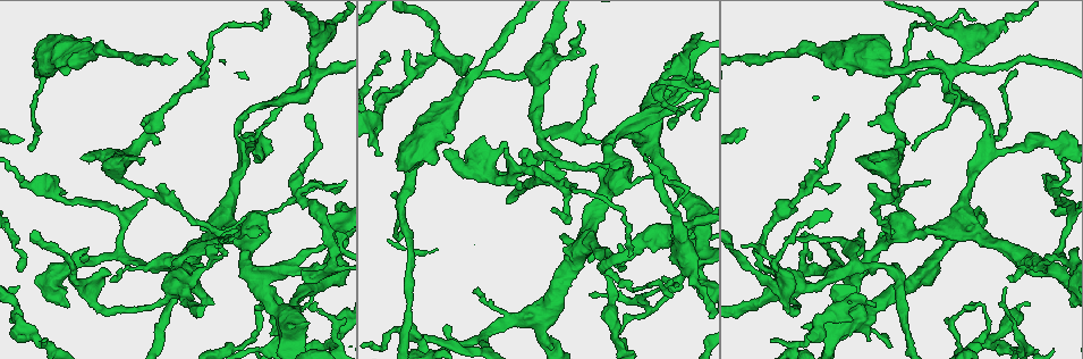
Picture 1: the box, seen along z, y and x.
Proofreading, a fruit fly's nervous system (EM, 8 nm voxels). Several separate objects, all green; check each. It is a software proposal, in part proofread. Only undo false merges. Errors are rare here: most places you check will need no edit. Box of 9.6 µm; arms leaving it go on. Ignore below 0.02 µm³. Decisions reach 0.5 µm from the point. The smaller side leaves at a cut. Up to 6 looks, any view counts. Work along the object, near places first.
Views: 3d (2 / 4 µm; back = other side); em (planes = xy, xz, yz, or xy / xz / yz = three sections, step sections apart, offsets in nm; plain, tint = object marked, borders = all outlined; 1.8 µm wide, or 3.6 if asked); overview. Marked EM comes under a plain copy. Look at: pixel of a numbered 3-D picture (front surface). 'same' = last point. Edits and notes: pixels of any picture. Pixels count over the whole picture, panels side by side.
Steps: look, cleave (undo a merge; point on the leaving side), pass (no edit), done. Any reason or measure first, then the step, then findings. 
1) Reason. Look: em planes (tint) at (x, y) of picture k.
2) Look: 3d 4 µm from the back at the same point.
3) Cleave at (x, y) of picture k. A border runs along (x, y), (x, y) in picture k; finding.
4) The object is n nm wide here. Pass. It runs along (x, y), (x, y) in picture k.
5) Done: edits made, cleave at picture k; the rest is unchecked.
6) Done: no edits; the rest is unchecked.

Three-way junction. Look: em planes (borders) at (265, 290) of picture 1.

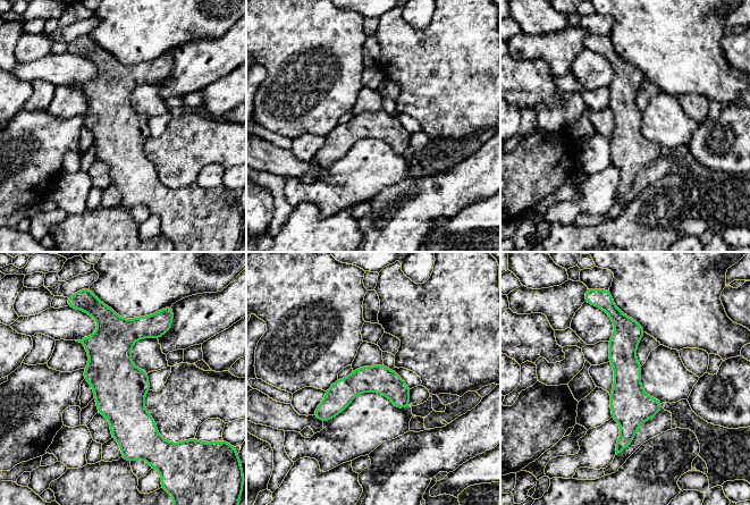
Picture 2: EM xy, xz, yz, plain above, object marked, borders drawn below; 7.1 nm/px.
The object is 190 nm wide here. Pass. It runs along (107, 312), (125, 447) in picture 2; one neuron here.

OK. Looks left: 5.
Four-way junction. Look: em 3.6 µm planes (tint) at (169, 295) of picture 1.

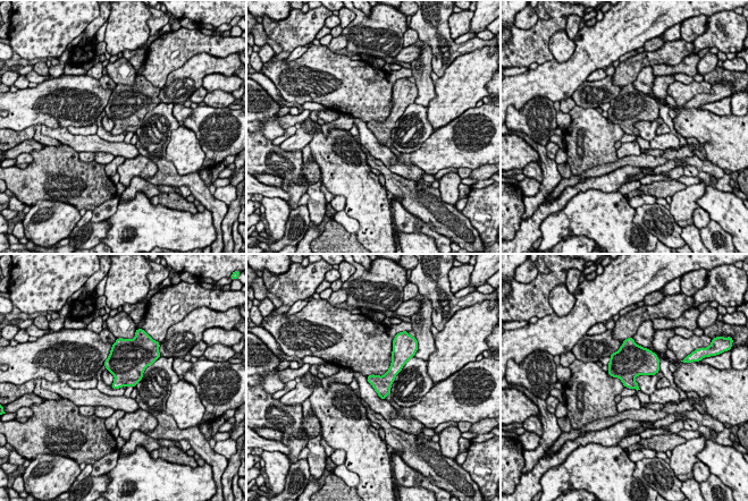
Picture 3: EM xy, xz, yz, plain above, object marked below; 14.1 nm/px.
Pass. One neuron here.

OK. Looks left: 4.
Three arms meet. Look: em xz step 4 (tint) at (456, 67) of picture 1.

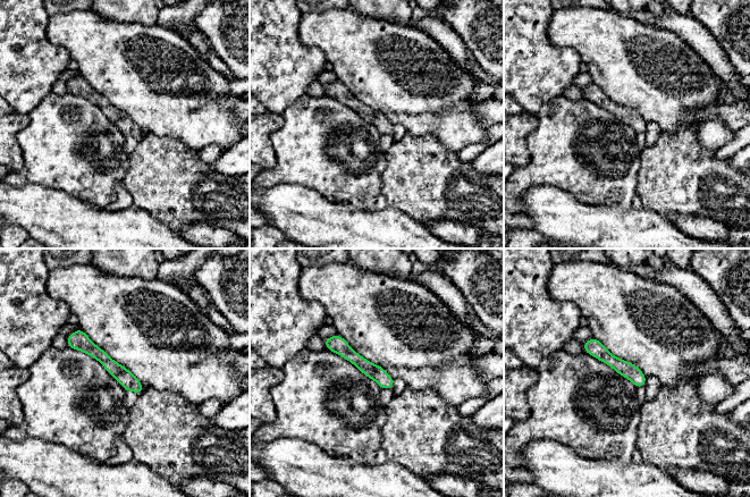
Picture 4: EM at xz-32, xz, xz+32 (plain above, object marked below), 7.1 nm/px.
Pass. It runs along (69, 338), (85, 344), (140, 389) in picture 4; all the same neuron.

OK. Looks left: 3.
Done: no edits; the rest is unchecked.

